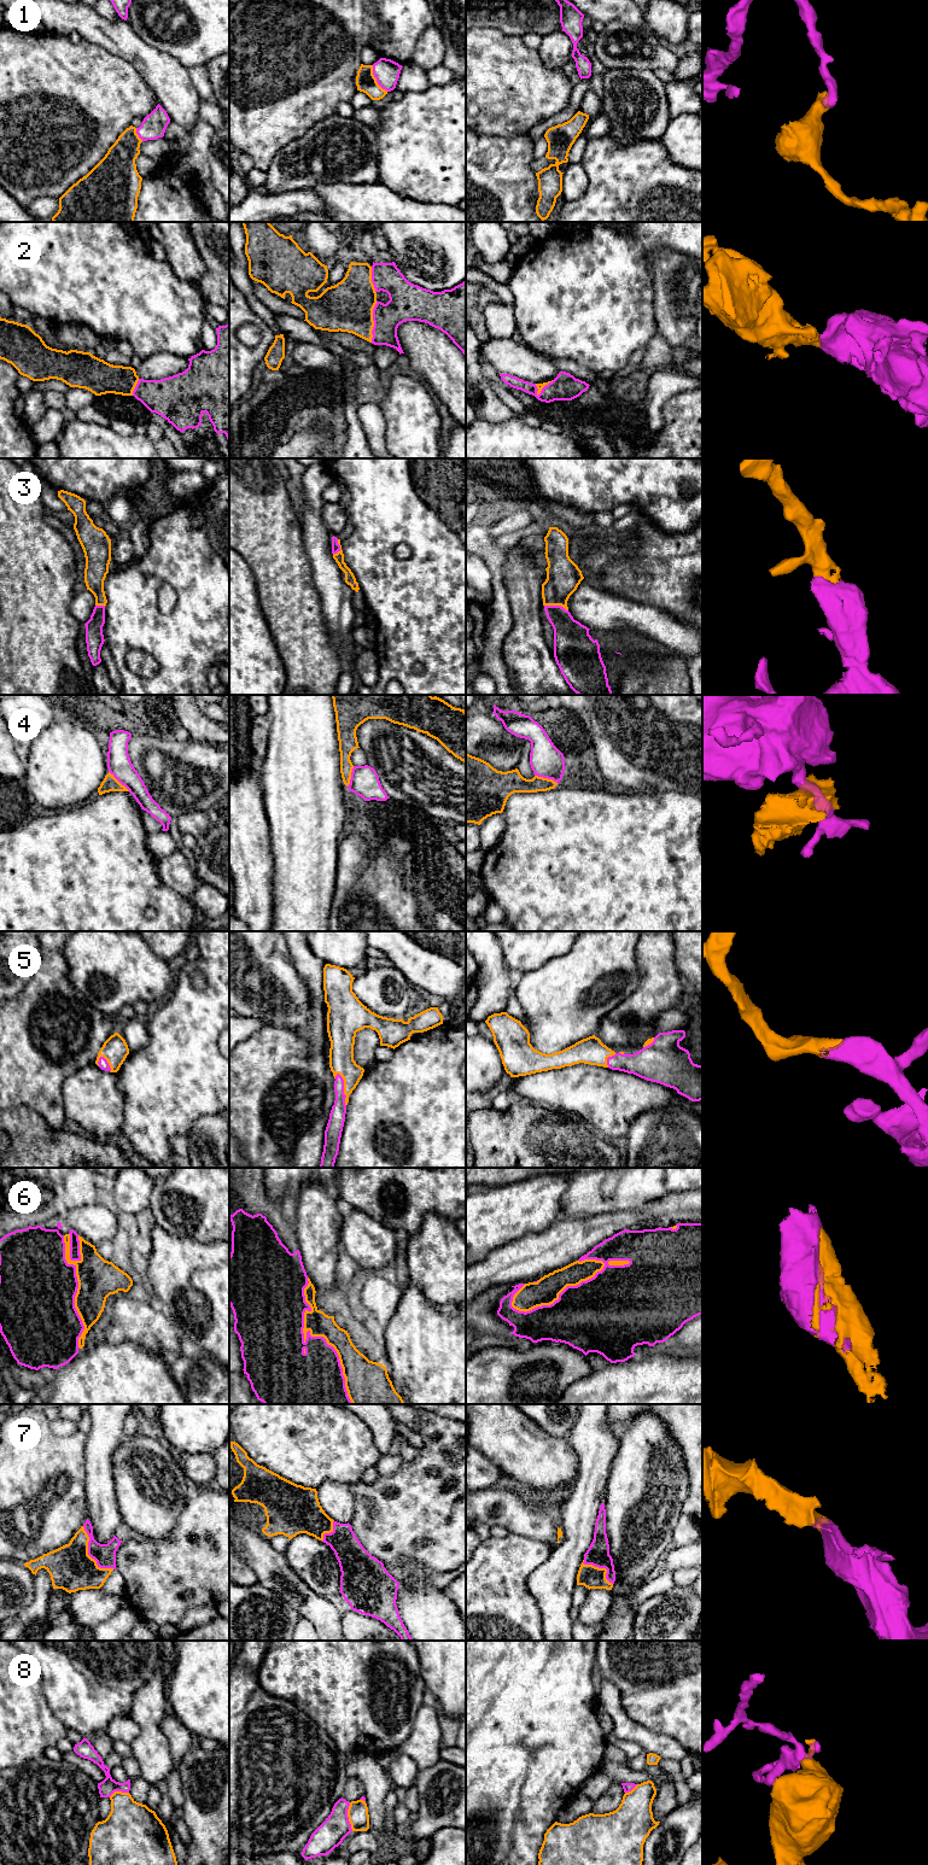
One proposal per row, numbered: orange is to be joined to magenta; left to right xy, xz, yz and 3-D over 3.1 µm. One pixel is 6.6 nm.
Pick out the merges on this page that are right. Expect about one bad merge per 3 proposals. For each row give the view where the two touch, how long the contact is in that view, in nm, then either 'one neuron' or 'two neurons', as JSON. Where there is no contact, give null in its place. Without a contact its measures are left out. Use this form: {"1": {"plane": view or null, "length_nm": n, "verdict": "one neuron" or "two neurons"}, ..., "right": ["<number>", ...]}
{"1": {"plane": "xz", "length_nm": 200, "verdict": "one neuron"}, "2": {"plane": "xz", "length_nm": 280, "verdict": "one neuron"}, "3": {"plane": "yz", "length_nm": 170, "verdict": "one neuron"}, "4": {"plane": "yz", "length_nm": 170, "verdict": "two neurons"}, "5": {"plane": "xz", "length_nm": 240, "verdict": "one neuron"}, "6": {"plane": "xz", "length_nm": 900, "verdict": "one neuron"}, "7": {"plane": "xy", "length_nm": 360, "verdict": "one neuron"}, "8": {"plane": "xz", "length_nm": 190, "verdict": "two neurons"}, "right": ["1", "2", "3", "5", "6", "7"]}

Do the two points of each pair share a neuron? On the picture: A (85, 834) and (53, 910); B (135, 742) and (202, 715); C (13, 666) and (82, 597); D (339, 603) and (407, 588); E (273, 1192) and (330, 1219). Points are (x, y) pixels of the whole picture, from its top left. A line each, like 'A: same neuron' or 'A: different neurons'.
A: same neuron
B: different neurons
C: different neurons
D: different neurons
E: different neurons

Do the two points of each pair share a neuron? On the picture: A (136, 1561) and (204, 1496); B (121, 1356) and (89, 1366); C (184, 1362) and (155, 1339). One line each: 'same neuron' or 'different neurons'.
A: same neuron
B: same neuron
C: different neurons

